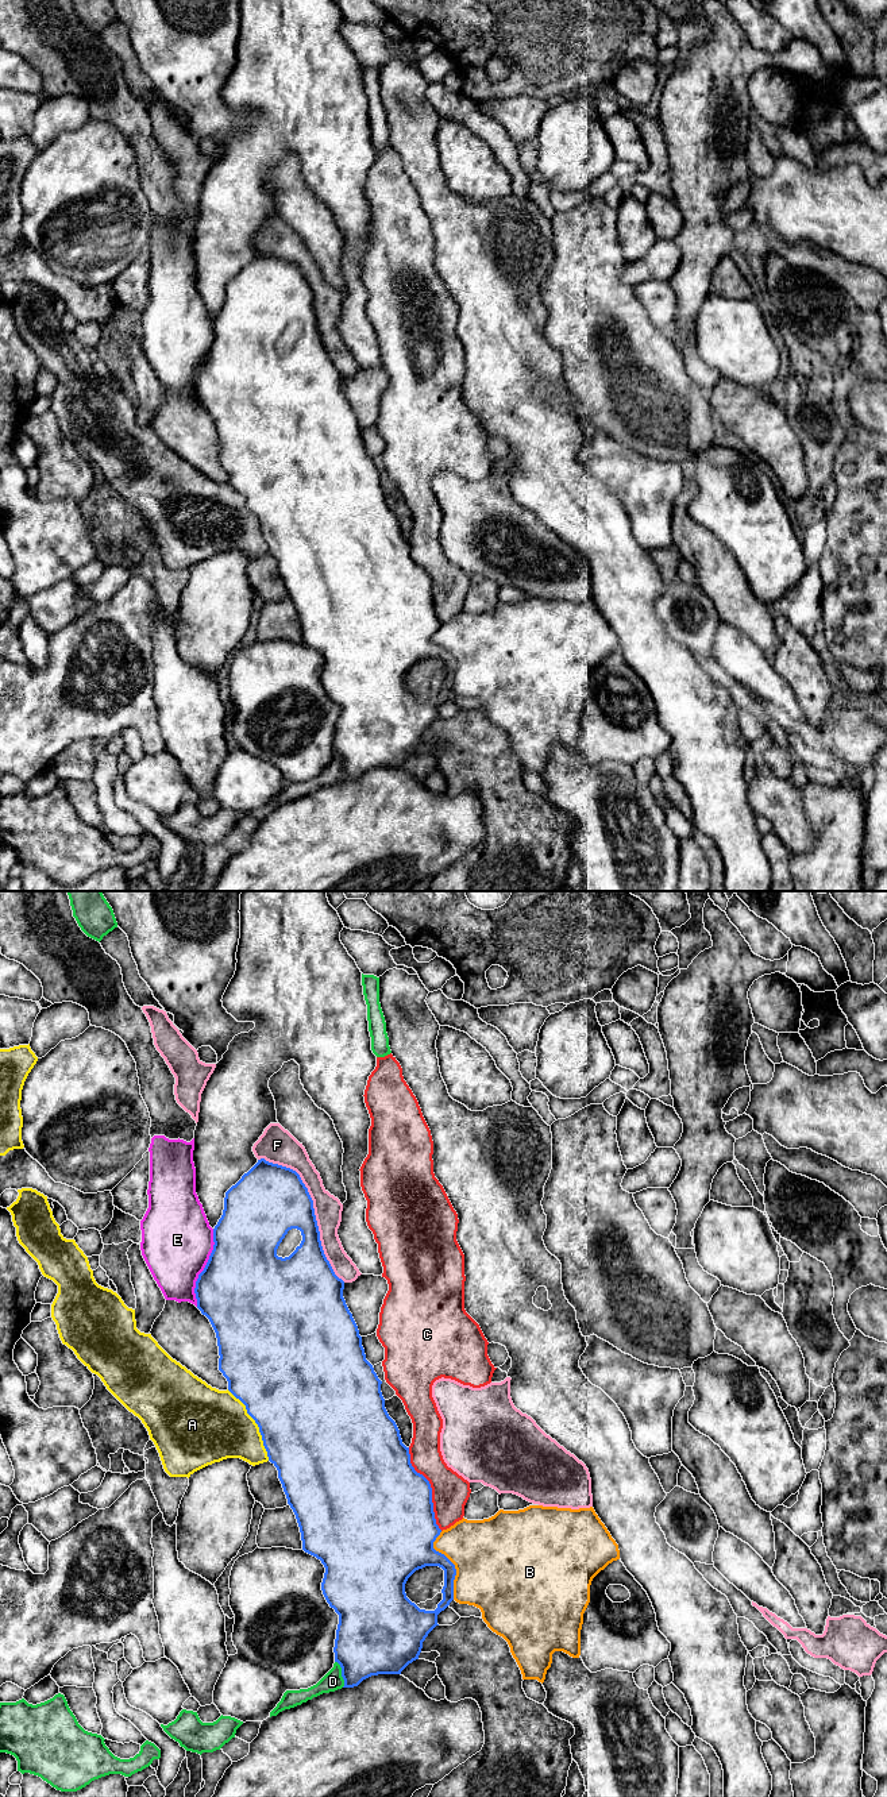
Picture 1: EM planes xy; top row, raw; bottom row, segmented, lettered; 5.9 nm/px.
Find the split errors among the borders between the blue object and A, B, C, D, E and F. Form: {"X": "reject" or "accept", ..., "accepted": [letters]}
{"A": "reject", "B": "reject", "C": "reject", "D": "reject", "E": "accept", "F": "reject", "accepted": ["E"]}

